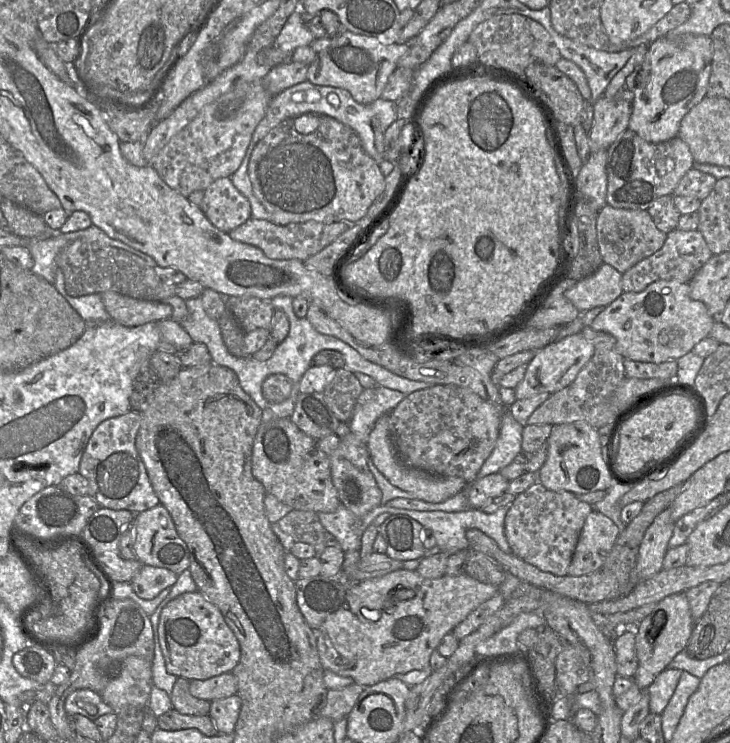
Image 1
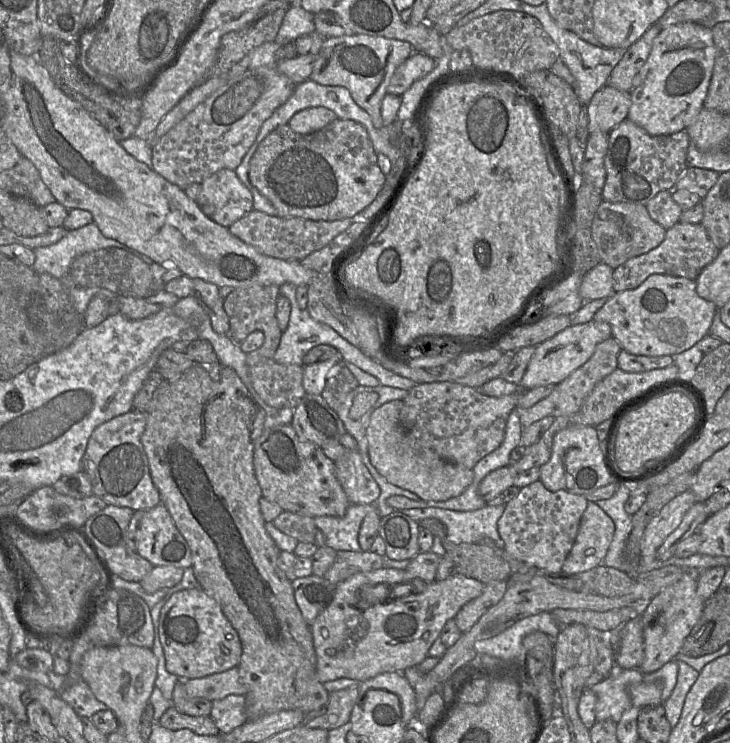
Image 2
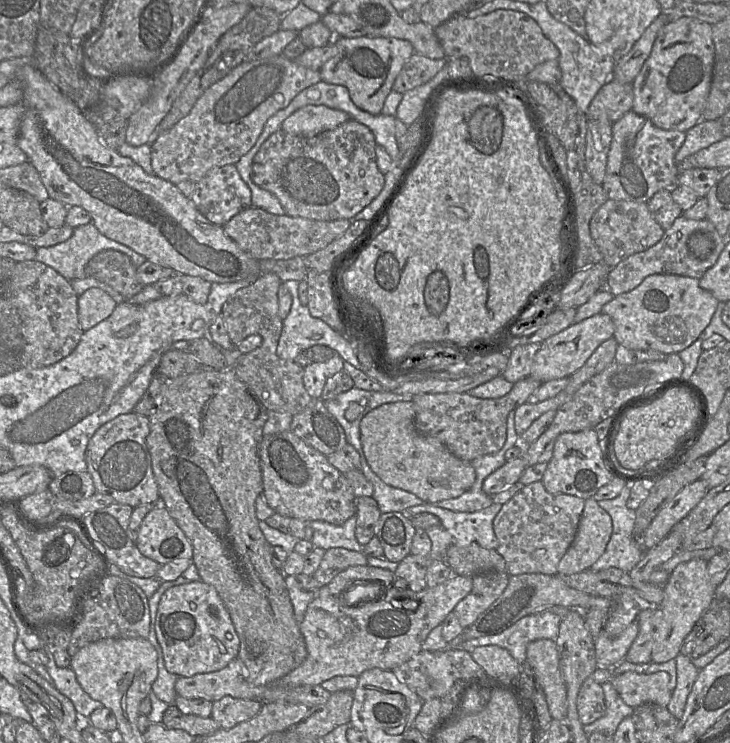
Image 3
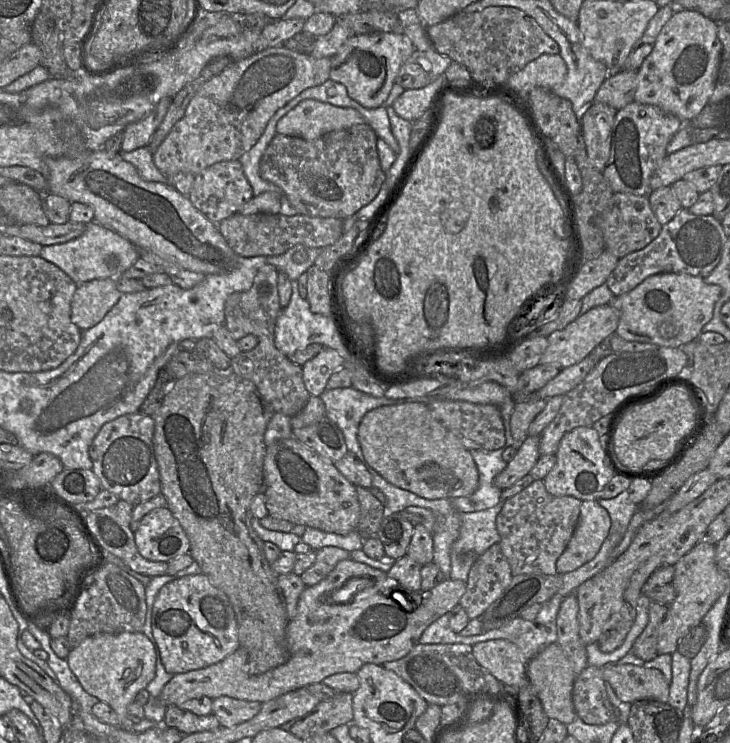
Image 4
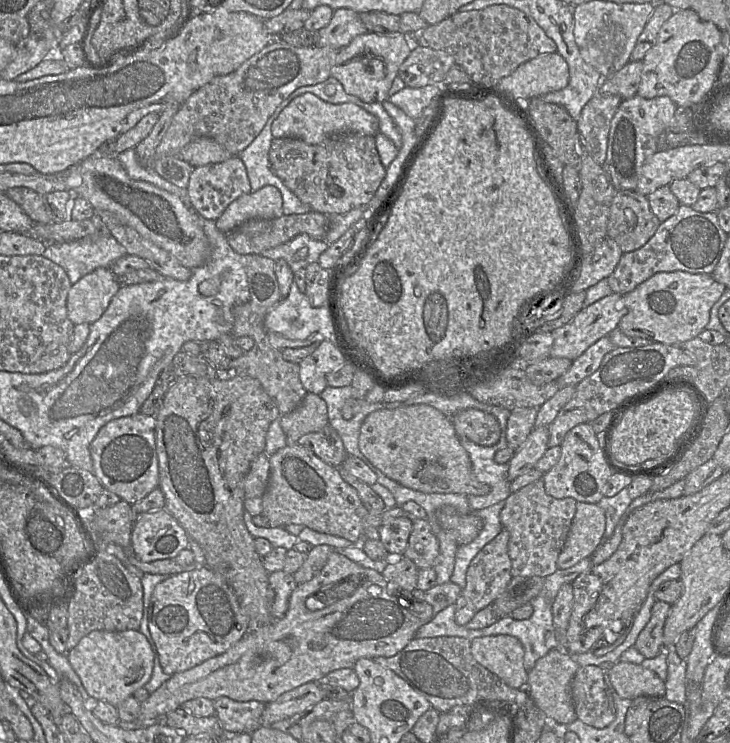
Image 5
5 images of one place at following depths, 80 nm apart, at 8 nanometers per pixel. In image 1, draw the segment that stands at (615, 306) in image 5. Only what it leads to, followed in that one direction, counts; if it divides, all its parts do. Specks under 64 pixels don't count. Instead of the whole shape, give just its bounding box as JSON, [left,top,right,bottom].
[514,332,595,399]

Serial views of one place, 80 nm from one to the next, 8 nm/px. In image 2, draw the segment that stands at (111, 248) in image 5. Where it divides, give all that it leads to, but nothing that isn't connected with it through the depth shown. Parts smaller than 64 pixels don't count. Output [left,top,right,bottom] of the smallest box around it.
[32,221,154,278]

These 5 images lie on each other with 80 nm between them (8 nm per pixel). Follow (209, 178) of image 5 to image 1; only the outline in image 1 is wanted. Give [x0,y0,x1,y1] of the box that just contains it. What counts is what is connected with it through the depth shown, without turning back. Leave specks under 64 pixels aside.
[199,177,252,233]

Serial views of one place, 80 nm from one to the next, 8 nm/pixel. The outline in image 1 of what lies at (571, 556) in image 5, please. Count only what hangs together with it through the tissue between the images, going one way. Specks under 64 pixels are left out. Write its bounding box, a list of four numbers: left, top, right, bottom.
[568,510,619,576]

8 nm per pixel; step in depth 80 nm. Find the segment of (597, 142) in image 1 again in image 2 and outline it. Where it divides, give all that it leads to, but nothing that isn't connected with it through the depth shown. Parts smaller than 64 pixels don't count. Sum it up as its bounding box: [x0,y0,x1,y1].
[587,85,631,134]

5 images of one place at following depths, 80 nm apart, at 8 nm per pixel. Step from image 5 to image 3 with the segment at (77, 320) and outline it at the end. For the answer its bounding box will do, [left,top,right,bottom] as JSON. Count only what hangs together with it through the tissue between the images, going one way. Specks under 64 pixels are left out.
[78,287,117,332]

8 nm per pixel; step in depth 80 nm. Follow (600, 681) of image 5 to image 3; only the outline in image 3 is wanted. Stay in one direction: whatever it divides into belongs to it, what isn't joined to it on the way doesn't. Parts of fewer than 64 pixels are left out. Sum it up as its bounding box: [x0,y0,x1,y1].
[576,676,606,725]

